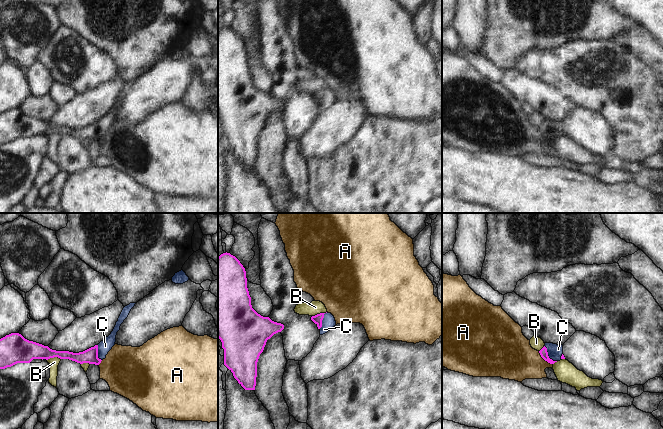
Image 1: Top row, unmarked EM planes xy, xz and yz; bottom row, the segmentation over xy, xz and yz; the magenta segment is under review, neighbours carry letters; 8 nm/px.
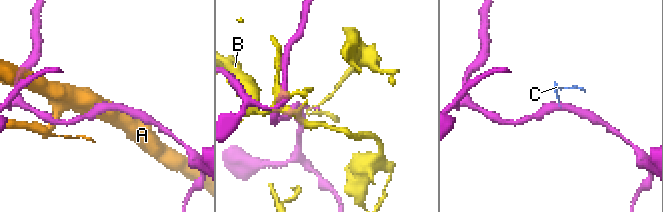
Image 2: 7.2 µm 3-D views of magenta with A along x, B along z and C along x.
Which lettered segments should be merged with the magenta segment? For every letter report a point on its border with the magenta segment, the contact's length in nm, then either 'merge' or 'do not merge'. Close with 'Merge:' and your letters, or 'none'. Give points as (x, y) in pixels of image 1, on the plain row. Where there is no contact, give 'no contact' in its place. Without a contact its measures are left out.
A: contact yz (544, 135); length 160 nm; do not merge
B: contact xz (320, 89); length 130 nm; do not merge
C: contact yz (547, 131); length 170 nm; merge
Merge: C

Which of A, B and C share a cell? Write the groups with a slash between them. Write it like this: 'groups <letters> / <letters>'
groups A / B / C

